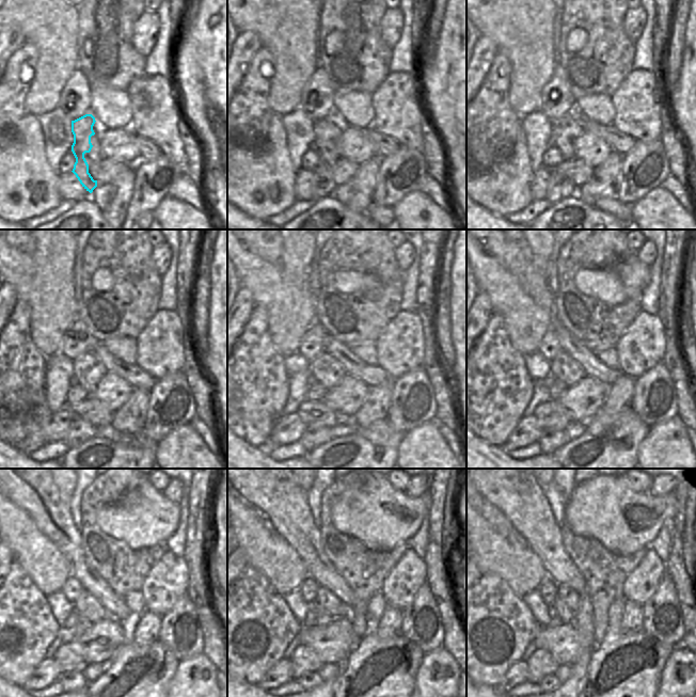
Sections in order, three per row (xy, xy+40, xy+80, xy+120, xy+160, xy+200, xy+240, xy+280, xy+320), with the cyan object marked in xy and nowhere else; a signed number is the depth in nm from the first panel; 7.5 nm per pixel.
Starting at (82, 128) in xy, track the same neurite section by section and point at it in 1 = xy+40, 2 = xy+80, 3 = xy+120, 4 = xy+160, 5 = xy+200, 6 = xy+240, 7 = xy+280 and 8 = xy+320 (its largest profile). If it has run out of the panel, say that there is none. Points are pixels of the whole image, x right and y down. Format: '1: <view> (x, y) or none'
1: xy+40 (323, 185)
2: xy+80 (559, 187)
3: xy+120 (80, 431)
4: xy+160 (313, 437)
5: xy+200 (551, 440)
6: xy+240 (70, 681)
7: xy+280 (310, 681)
8: xy+320 (549, 683)

